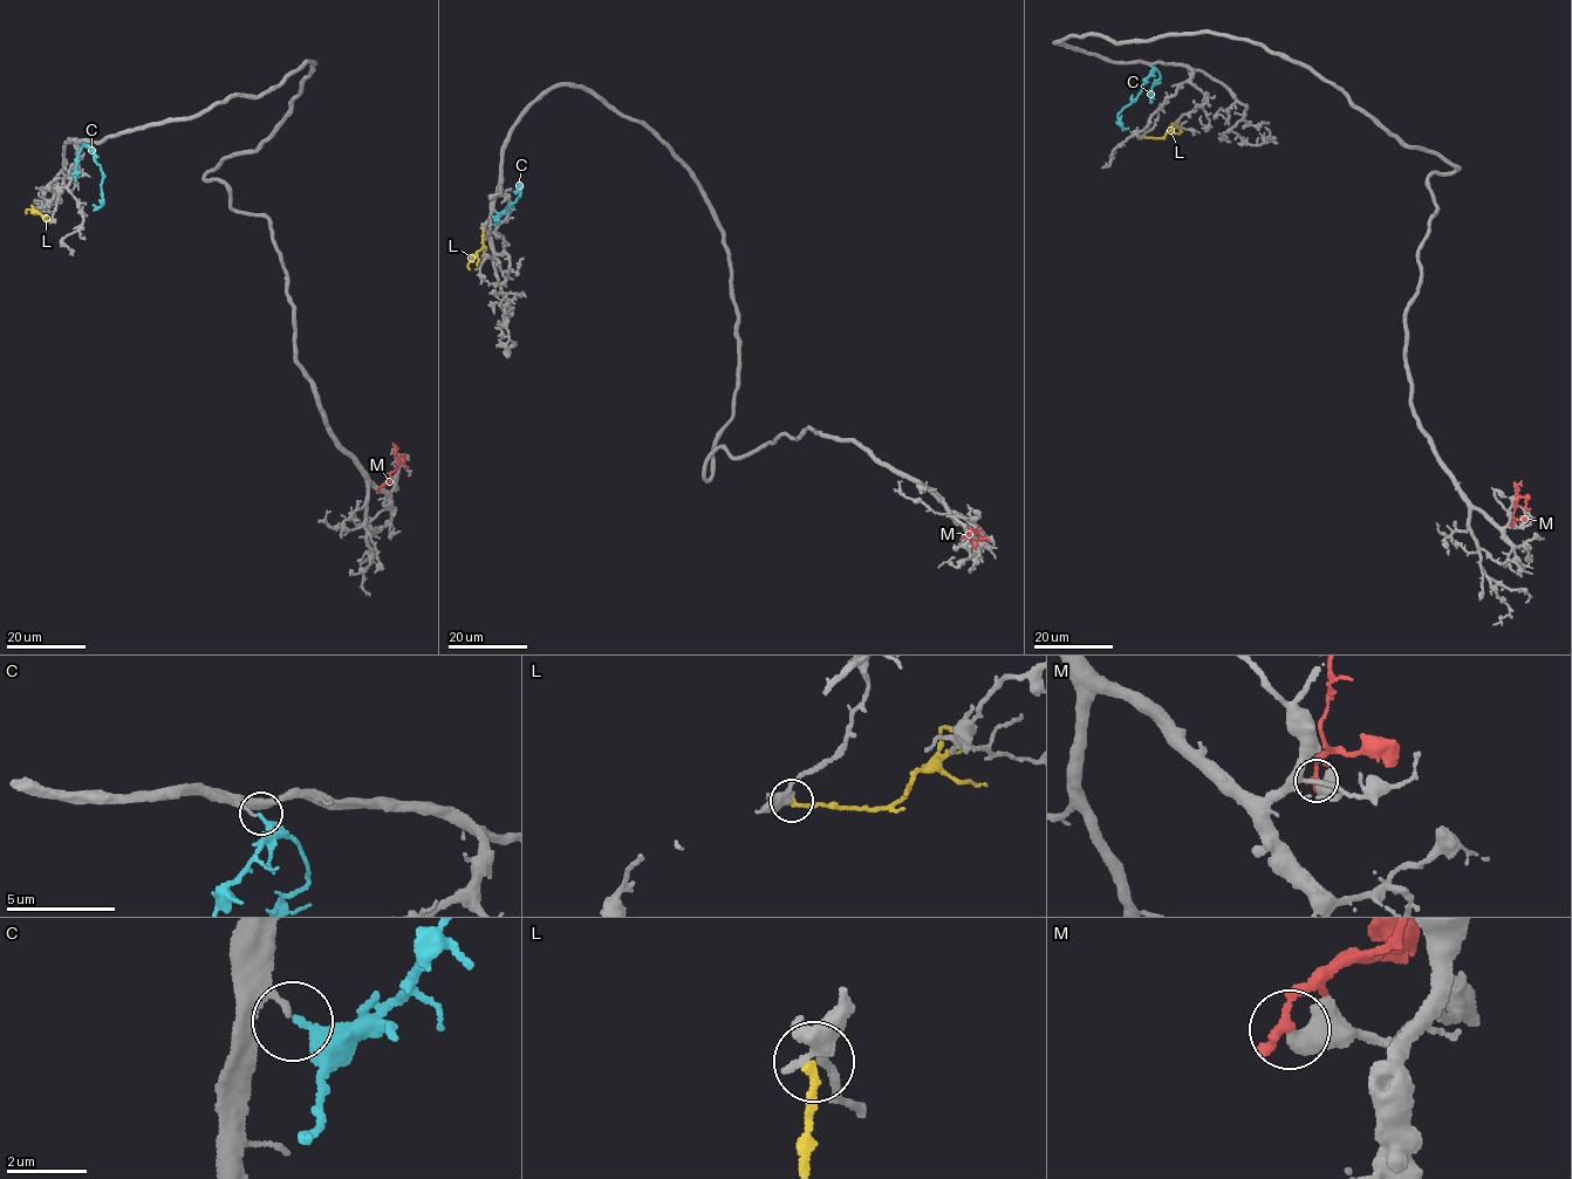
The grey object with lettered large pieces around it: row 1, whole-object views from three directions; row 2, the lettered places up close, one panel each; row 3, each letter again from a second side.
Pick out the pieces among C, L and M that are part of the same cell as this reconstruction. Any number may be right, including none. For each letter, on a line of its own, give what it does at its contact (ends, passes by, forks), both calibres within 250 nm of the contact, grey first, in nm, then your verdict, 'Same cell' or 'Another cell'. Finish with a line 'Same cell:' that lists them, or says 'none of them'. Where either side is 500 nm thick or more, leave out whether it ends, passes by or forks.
C: It ends there. Thickness 170 nm (grey) against 280 nm. Same cell
L: It ends there. Thickness 360 nm (grey) against 190 nm. Another cell
M: It ends there. Thickness 480 nm (grey) against 280 nm. Another cell
Same cell: C

